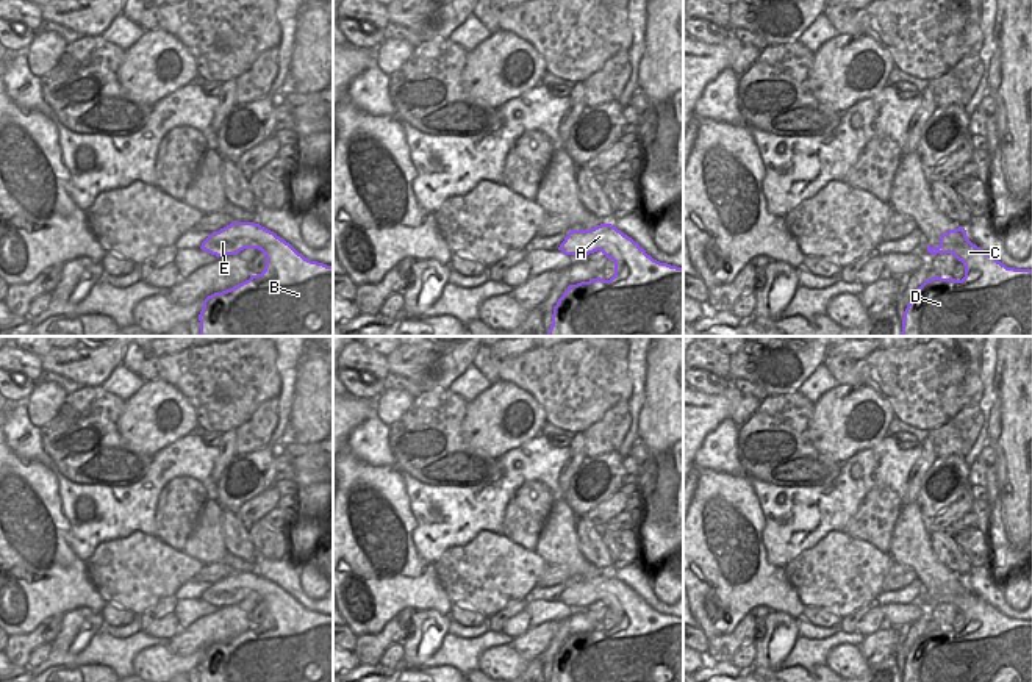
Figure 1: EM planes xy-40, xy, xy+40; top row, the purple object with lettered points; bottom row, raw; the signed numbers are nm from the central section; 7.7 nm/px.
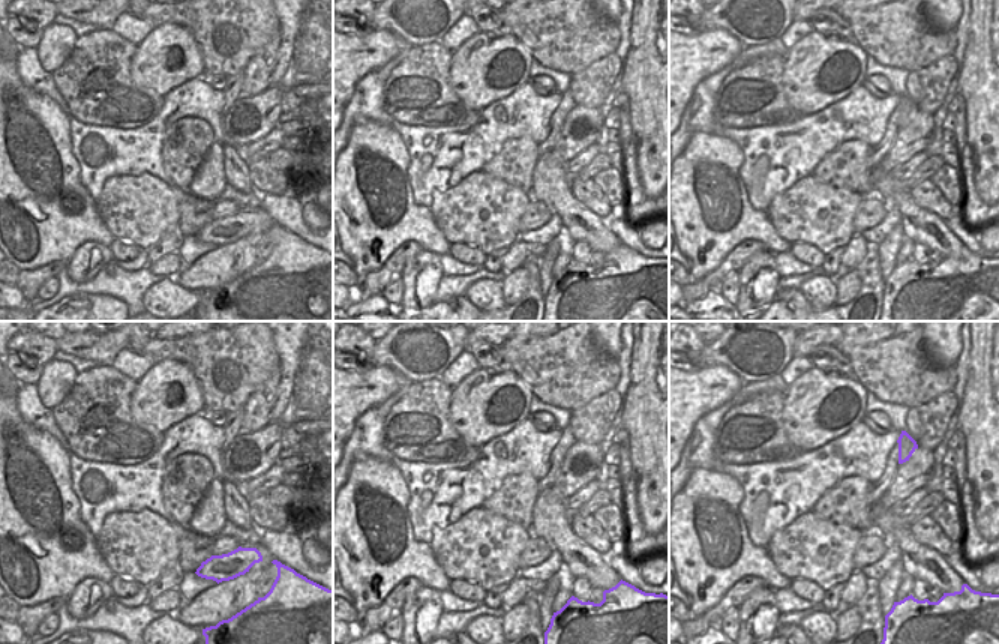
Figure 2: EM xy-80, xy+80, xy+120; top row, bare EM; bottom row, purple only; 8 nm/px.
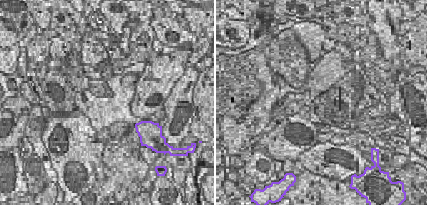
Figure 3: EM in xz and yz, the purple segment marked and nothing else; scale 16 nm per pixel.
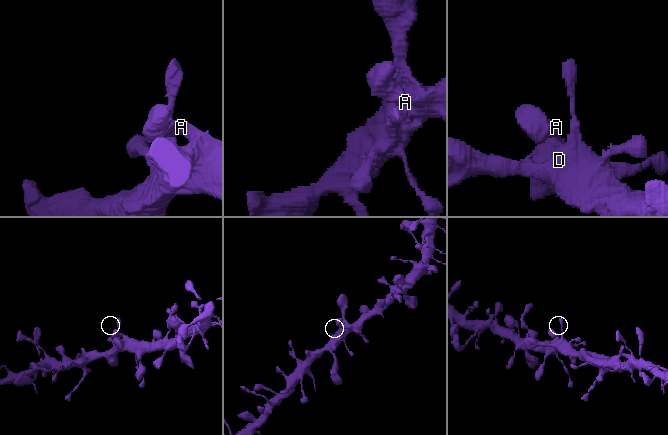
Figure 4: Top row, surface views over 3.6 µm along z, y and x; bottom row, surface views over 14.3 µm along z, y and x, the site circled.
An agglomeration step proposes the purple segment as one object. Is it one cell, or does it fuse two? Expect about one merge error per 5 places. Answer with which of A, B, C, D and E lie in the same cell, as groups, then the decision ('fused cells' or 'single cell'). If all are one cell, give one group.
groups A B C D E; single cell

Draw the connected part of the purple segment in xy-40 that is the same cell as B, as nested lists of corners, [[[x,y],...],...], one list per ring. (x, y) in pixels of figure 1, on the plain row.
[[[231,573],[213,582],[200,596],[219,607],[258,599],[266,607],[264,621],[203,651],[200,682],[333,682],[333,616],[311,612],[289,593],[255,573]]]

